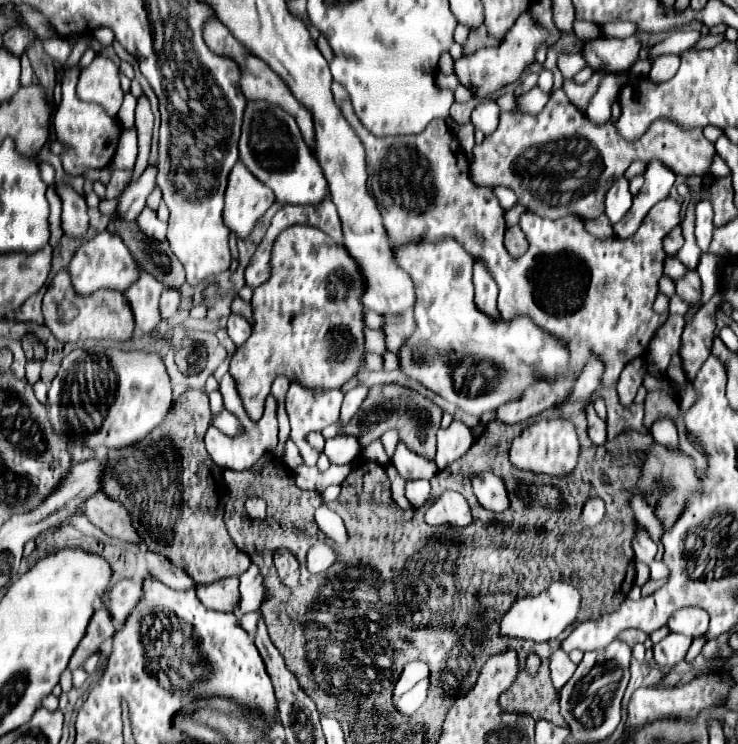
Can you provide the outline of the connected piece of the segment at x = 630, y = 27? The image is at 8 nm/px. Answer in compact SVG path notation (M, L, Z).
M617 21L617 23L607 23L601 27L605 37L629 37L637 33L637 27L627 21Z

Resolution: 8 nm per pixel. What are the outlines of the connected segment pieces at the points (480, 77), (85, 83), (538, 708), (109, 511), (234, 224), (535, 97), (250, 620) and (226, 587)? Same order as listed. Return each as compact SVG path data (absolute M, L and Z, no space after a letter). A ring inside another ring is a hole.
M521 13L513 29L505 35L503 43L499 47L489 47L489 49L479 49L473 55L465 55L455 61L455 75L461 85L469 87L475 97L487 99L495 95L501 87L515 83L519 75L525 73L525 69L533 63L535 59L535 49L545 43L545 31L537 27L535 23L529 21L529 13Z
M97 55L95 61L81 71L77 95L81 101L101 105L109 117L117 117L124 92L119 85L119 71L115 63L103 55Z
M543 661L543 667L539 667L539 671L537 671L537 679L517 679L517 683L501 697L501 703L503 703L503 707L505 707L505 711L509 711L509 713L517 713L517 709L531 709L531 717L535 719L535 721L539 721L539 719L549 719L549 723L555 723L555 725L559 725L559 727L569 727L569 725L565 725L565 719L559 715L559 695L557 695L557 691L555 691L555 687L553 687L553 683L551 683L551 677L549 677L549 669L547 669L547 665L545 665L545 661Z
M97 491L93 497L89 497L89 501L85 501L85 505L77 513L85 515L95 527L99 527L109 537L135 543L141 541L129 521L129 513L121 509L121 503L111 501L103 491Z
M237 161L225 191L223 221L237 239L247 239L273 201L273 191L261 185L261 181L255 181L255 177L247 173L245 165Z
M533 87L529 93L525 93L523 97L517 99L521 113L541 113L541 109L545 107L545 103L549 101L549 93L539 91L539 87Z
M255 611L255 613L247 613L247 615L241 617L241 627L243 627L251 637L253 637L259 619L261 619L261 613L259 613L259 611Z
M227 577L227 579L219 579L217 583L211 583L211 585L197 585L197 597L207 609L235 613L239 599L241 599L239 579Z

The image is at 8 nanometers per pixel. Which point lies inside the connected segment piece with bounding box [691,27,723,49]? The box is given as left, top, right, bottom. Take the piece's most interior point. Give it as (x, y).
(707, 40)

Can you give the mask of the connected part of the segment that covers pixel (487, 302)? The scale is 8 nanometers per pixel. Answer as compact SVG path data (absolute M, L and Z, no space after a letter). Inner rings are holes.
M475 261L473 267L473 285L475 285L475 305L483 313L489 313L491 317L499 317L497 311L497 285L485 265L481 261Z

